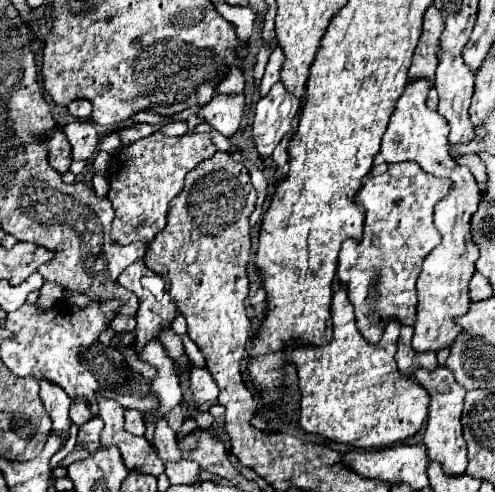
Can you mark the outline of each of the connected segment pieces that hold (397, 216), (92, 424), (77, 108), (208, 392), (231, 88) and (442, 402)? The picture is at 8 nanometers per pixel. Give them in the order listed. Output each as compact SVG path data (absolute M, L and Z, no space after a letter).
M390 163L388 171L384 175L368 175L356 193L356 203L366 209L364 219L364 233L362 239L346 239L340 249L338 257L338 279L348 285L348 299L354 305L358 329L370 343L378 343L386 319L398 319L400 323L414 325L416 319L416 279L420 275L420 267L424 257L440 243L438 231L432 223L434 205L444 199L452 189L450 179L438 179L434 175L428 175L418 167L418 163Z
M92 417L88 423L84 423L78 431L78 443L76 449L86 449L86 451L96 451L100 447L100 431L102 431L102 421L98 417Z
M76 99L76 101L72 101L70 105L68 105L68 111L74 115L74 117L84 117L84 119L88 119L90 117L90 113L92 113L92 103L88 101L88 99Z
M192 367L190 391L192 391L192 405L194 407L218 397L218 385L214 383L212 375L206 369L198 369L198 367Z
M238 69L226 77L226 83L222 83L222 87L218 87L218 91L220 93L242 93L244 87L246 87L244 75L242 75L242 69Z
M436 365L436 369L428 371L424 367L414 371L414 379L430 393L430 407L428 407L428 421L426 421L426 431L424 431L424 443L428 449L428 459L434 459L442 463L444 471L448 475L460 475L466 469L466 443L462 437L462 407L464 407L464 395L466 389L462 389L454 373L446 365Z

